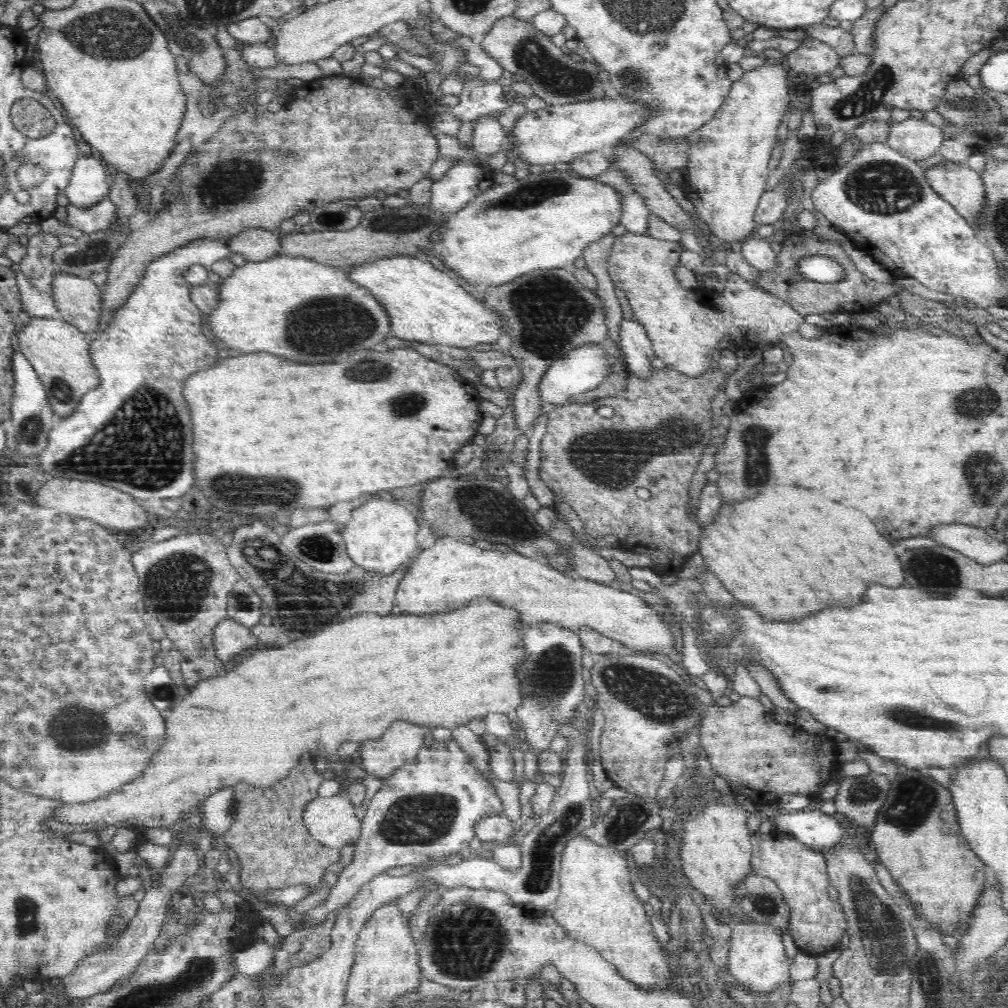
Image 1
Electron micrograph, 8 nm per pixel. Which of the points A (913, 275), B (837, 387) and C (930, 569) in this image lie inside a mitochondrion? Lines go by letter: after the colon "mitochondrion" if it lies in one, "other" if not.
A: other
B: other
C: mitochondrion

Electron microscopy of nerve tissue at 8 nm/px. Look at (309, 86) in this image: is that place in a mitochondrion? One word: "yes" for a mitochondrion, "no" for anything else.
no

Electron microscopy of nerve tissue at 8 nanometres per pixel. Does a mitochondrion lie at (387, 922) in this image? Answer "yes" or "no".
no

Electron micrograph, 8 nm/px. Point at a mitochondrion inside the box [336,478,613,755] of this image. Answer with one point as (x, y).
(487, 510)

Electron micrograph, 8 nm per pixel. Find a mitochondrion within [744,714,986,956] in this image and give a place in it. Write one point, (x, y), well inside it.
(913, 799)

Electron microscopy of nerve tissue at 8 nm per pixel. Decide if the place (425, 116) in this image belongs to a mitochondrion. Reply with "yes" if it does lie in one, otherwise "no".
no

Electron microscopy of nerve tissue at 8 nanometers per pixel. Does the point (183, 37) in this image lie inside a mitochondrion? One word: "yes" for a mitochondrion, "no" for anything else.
yes

